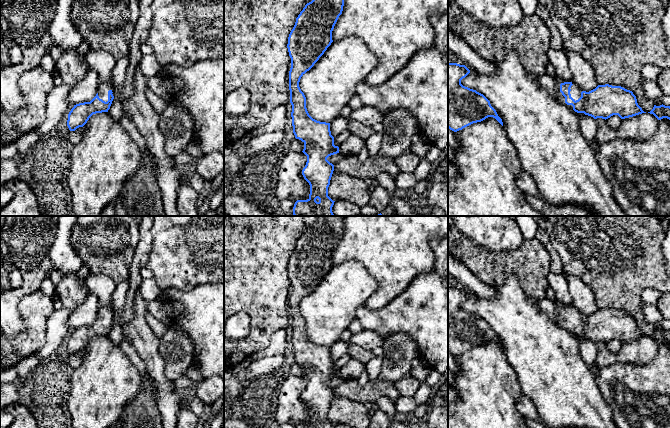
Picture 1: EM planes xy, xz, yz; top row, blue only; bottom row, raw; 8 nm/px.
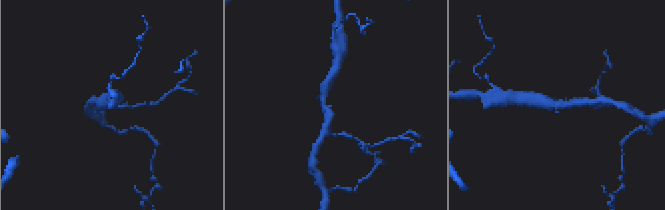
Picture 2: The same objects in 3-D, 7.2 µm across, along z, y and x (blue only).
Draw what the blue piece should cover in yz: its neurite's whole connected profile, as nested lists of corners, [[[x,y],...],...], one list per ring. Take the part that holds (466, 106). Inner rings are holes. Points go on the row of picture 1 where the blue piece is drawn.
[[[448,63],[448,128],[457,132],[488,117],[495,118],[503,126],[502,119],[491,106],[490,101],[483,94],[461,84],[461,80],[469,73],[470,70],[465,65]]]

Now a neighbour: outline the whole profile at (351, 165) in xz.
[[[357,155],[345,156],[334,165],[334,168],[343,174],[362,179],[375,179],[383,172],[396,179],[401,172],[394,159],[380,156],[368,157],[365,161],[360,161]]]

